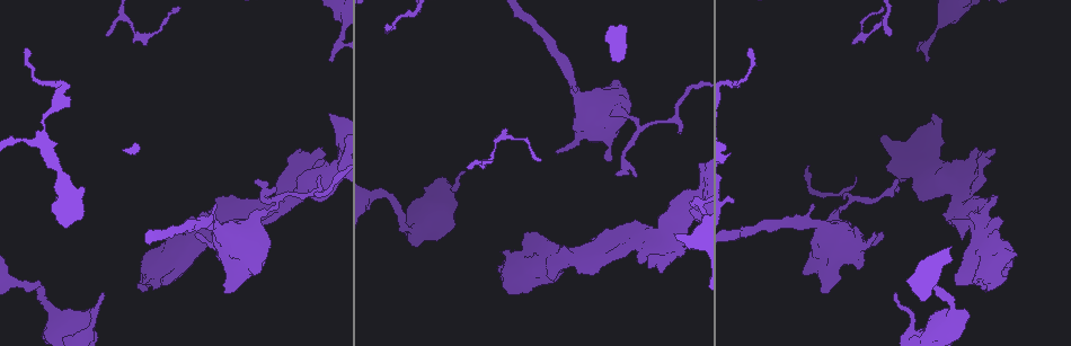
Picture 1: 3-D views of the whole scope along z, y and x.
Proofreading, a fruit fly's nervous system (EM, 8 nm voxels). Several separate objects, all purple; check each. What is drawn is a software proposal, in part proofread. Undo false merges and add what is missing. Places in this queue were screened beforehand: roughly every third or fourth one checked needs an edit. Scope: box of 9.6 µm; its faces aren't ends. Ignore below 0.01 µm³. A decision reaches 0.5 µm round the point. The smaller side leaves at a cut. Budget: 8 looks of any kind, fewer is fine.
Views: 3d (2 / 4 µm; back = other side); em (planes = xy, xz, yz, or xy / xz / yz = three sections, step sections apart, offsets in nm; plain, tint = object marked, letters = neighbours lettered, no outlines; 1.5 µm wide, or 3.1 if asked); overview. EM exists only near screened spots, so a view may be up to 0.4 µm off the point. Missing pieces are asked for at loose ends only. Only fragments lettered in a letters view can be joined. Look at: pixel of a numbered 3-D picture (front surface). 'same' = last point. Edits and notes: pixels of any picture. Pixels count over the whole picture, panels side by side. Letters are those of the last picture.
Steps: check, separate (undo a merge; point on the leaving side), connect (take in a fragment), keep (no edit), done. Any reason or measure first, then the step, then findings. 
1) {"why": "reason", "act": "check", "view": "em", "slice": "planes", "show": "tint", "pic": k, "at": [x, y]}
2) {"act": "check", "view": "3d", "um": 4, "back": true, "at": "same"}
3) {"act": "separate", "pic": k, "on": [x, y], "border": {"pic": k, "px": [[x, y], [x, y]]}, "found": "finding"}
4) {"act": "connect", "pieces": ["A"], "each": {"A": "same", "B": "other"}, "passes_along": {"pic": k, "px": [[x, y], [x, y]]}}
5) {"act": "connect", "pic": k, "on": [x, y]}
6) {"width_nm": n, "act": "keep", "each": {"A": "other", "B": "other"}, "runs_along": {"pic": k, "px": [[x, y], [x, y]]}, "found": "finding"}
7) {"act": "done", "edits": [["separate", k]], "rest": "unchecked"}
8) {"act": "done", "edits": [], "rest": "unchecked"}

{"why": "an open end", "act": "check", "view": "em", "slice": "yz", "step": 8, "show": "letters", "pic": 1, "at": [997, 222]}

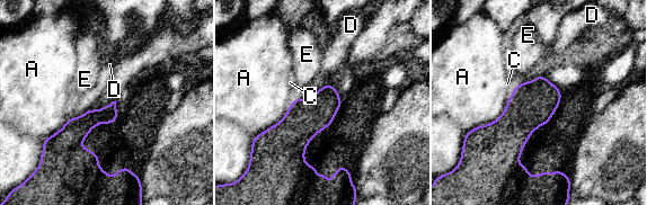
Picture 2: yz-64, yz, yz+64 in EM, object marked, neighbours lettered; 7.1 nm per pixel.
{"longest_contact_nm": ["A", 460], "act": "keep", "each": {"A": "other", "C": "other", "D": "other", "E": "other"}, "found": "none of them fits"}

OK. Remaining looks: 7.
{"why": "arms run side by side", "act": "check", "view": "em", "slice": "planes", "show": "letters", "pic": 1, "at": [959, 195]}

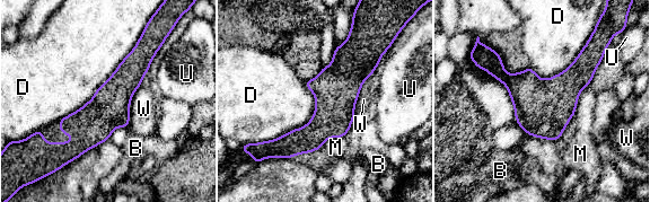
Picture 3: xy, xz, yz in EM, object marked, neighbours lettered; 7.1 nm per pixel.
{"act": "keep", "each": {"B": "other", "D": "other", "M": "other", "U": "other", "W": "other"}, "border": {"pic": 3, "px": [[142, 32], [95, 94], [59, 120]]}, "found": "one cell here"}

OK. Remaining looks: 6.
{"why": "stops while still wide", "act": "check", "view": "3d", "um": 4, "pic": 1, "at": [450, 228]}

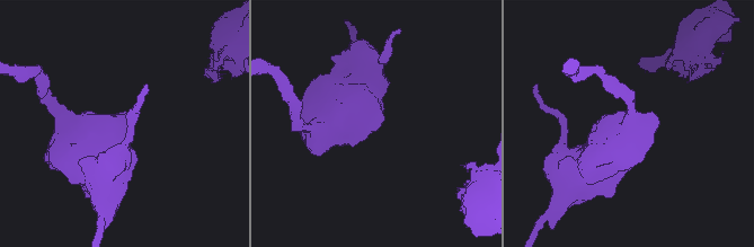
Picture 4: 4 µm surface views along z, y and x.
{"why": "now the EM", "act": "check", "view": "em", "slice": "planes", "show": "letters", "pic": 4, "at": [125, 114]}

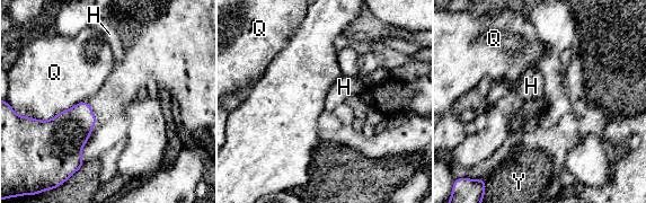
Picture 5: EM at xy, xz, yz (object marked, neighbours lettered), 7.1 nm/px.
{"act": "keep", "each": {"H": "other", "Q": "other", "Y": "other"}, "border": {"pic": 5, "px": [[86, 99], [47, 120], [38, 121]]}, "found": "no lettered fragment goes on from it"}

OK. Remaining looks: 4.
{"act": "done", "edits": [], "rest": "unchecked"}

